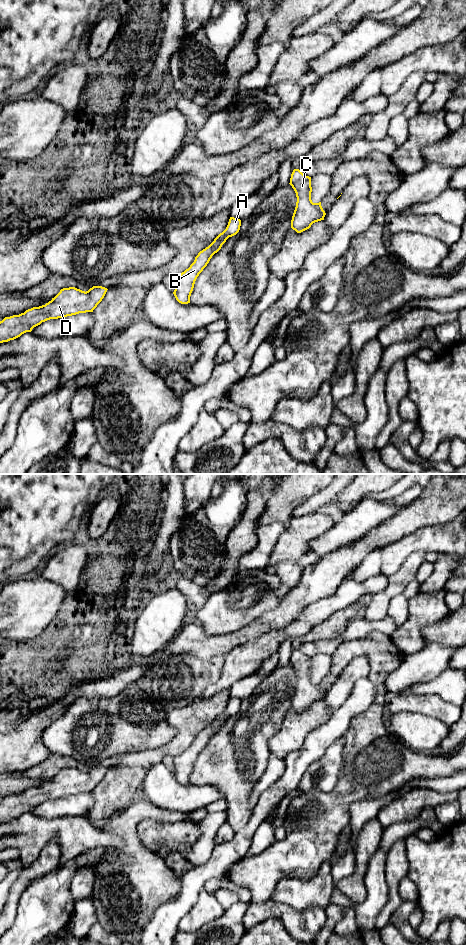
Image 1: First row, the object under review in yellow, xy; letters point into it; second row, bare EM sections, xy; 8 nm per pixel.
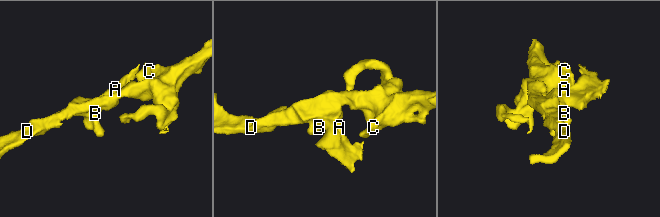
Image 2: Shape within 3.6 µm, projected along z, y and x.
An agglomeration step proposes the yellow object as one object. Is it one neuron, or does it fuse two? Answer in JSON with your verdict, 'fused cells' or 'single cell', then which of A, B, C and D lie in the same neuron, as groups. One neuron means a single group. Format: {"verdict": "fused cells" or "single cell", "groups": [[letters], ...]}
{"verdict": "fused cells", "groups": [["A"], ["B", "C", "D"]]}

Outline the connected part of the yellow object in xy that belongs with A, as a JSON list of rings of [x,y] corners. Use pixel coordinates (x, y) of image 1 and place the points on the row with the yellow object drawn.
[[[230,217],[226,229],[222,233],[220,233],[213,241],[215,243],[214,247],[216,249],[216,252],[218,252],[223,245],[219,243],[220,239],[223,238],[226,241],[229,237],[236,235],[240,230],[240,226],[241,226],[240,219]]]

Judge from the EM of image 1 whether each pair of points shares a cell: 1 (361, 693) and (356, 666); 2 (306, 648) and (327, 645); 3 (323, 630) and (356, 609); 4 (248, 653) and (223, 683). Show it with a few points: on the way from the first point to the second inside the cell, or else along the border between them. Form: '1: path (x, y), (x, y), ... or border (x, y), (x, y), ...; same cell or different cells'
1: border (366, 676), (355, 682), (345, 699); different cells
2: path (311, 648), (322, 646); same cell
3: path (331, 628), (348, 614); same cell
4: path (243, 660), (229, 676); same cell

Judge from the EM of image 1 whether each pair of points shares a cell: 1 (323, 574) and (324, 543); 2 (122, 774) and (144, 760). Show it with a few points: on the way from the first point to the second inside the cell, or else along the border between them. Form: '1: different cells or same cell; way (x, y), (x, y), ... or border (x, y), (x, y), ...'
1: different cells; border (346, 545), (320, 557)
2: different cells; border (145, 768), (113, 767), (110, 769)

